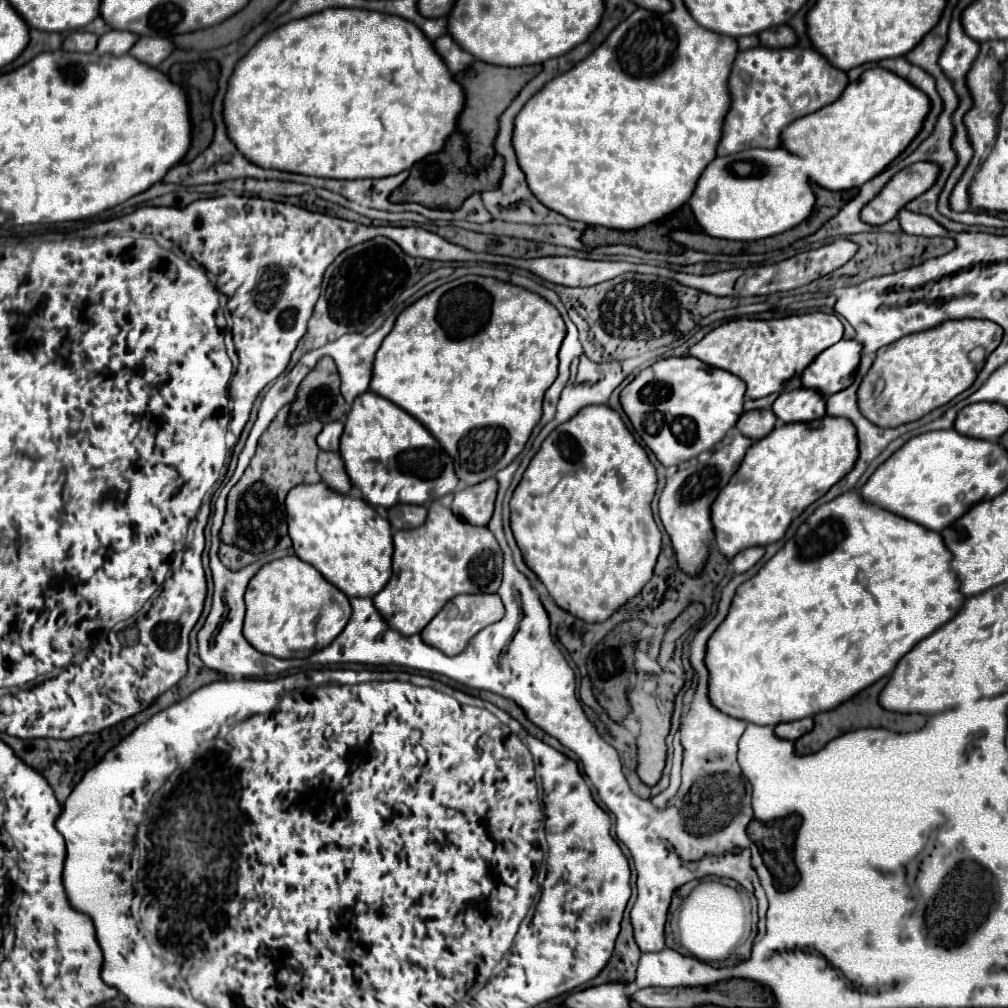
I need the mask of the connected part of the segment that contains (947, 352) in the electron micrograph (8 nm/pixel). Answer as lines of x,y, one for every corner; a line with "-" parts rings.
951,319
951,321
941,323
939,327
905,335
897,343
881,347
877,351
877,357
875,357
869,373
863,377
859,391
857,391
861,415
879,427
897,427
897,425
921,419
929,411
949,403
953,397
957,397
959,393
963,393
965,389
969,389
973,385
973,381
977,379
979,365
969,359
969,353
975,347
983,347
985,353
991,353
1001,343
1001,337
1003,337
1003,329
993,321

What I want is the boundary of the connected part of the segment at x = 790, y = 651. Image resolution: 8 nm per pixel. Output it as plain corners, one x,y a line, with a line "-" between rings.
857,491
843,493
837,499
817,507
809,515
809,519
799,525
797,533
783,545
783,549
773,559
769,559
755,577
739,585
725,621
713,631
705,649
705,667
709,671
709,701
725,715
731,715
747,723
771,725
771,727
787,721
813,717
823,711
831,711
841,703
845,703
847,699
851,699
853,695
857,695
859,691
863,691
865,687
879,681
881,677
891,675
897,661
909,649
913,649
913,645
919,643
919,639
931,635
937,627
947,623
961,609
965,601
961,593
957,595
957,589
959,589
959,577
951,569
951,553
945,547
939,533
933,533
913,521
907,521
875,505
865,503

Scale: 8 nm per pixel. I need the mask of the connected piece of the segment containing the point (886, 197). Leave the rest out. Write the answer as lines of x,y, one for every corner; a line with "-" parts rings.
913,163
891,177
891,181
861,209
859,217
867,225
883,225
891,221
905,203
925,193
933,179
937,179
937,169
933,163

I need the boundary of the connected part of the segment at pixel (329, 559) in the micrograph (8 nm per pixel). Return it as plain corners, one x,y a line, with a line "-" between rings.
323,483
317,485
301,485
289,491
287,495
287,523
289,523
289,537
293,539
293,549
297,557
305,563
313,565
329,583
341,589
347,597
373,597
381,591
391,575
393,575
393,529
387,519
383,519
369,503
361,497
341,495
325,487

